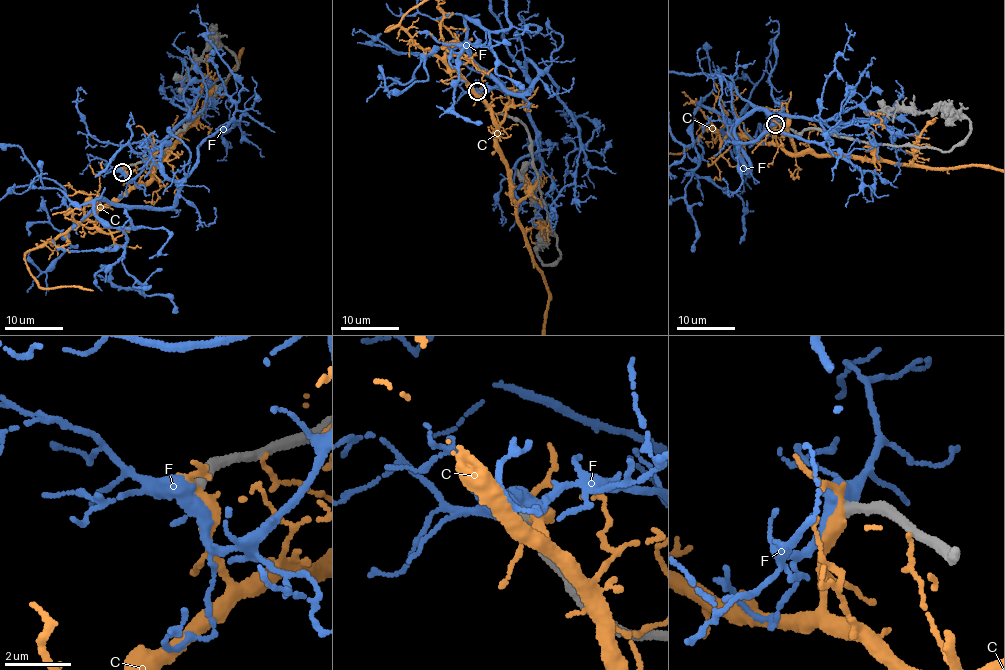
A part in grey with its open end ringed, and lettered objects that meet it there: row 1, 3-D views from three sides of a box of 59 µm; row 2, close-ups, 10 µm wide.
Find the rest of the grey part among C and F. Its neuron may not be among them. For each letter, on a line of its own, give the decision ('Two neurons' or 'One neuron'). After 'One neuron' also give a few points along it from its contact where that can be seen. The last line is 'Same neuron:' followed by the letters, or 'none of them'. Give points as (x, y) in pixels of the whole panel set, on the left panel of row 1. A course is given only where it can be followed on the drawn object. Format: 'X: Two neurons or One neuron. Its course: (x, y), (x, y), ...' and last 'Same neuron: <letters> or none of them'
C: Two neurons
F: Two neurons
Same neuron: none of them

